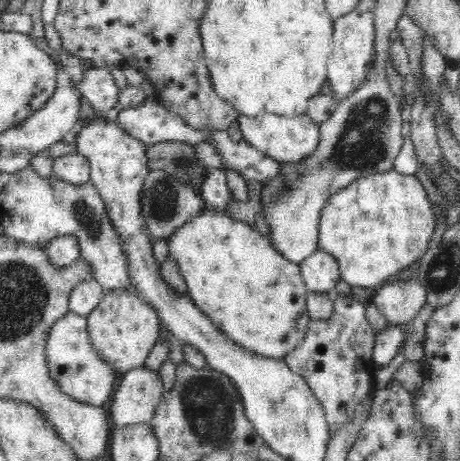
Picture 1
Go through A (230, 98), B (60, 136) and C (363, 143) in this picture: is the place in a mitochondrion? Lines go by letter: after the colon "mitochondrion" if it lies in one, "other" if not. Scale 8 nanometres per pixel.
A: other
B: other
C: mitochondrion

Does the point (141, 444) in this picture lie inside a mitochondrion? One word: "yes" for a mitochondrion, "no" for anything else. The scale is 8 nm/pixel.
no

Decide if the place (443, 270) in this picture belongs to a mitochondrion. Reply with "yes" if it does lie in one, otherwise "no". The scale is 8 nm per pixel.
yes

